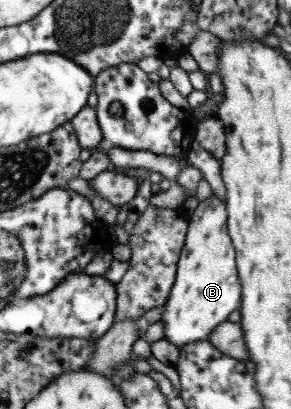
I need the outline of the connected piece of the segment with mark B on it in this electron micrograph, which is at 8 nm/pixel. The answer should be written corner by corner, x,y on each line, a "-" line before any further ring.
212,196
198,202
188,216
187,231
177,260
174,282
160,314
163,338
174,346
206,341
208,335
241,303
235,252
226,230
225,202

